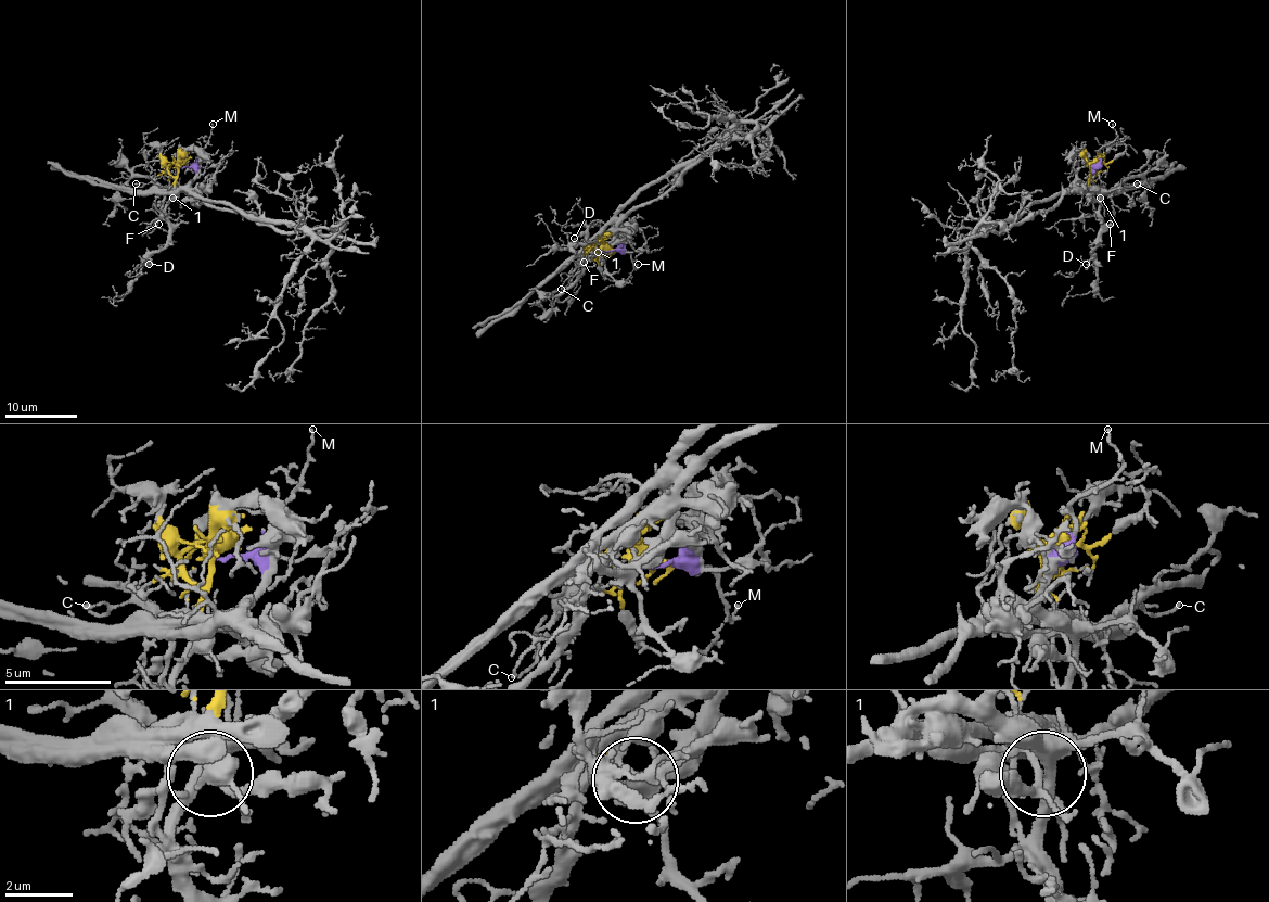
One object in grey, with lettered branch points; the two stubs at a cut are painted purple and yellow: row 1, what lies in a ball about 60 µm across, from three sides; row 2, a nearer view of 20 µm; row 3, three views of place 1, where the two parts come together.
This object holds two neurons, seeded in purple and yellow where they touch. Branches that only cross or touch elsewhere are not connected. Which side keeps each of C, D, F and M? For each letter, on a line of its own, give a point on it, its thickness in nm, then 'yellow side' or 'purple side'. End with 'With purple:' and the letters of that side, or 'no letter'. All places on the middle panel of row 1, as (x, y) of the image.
C: (561, 289) | 130 nm | yellow side
D: (574, 238) | 140 nm | purple side
F: (584, 262) | 130 nm | purple side
M: (638, 264) | 120 nm | purple side
With purple: D, F, M

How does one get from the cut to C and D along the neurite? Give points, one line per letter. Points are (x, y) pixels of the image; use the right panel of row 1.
C: (1097, 166), (1091, 168), (1091, 177), (1102, 188), (1124, 182), (1130, 187), (1136, 182)
D: (1097, 166), (1089, 185), (1100, 195), (1100, 241), (1086, 265)

